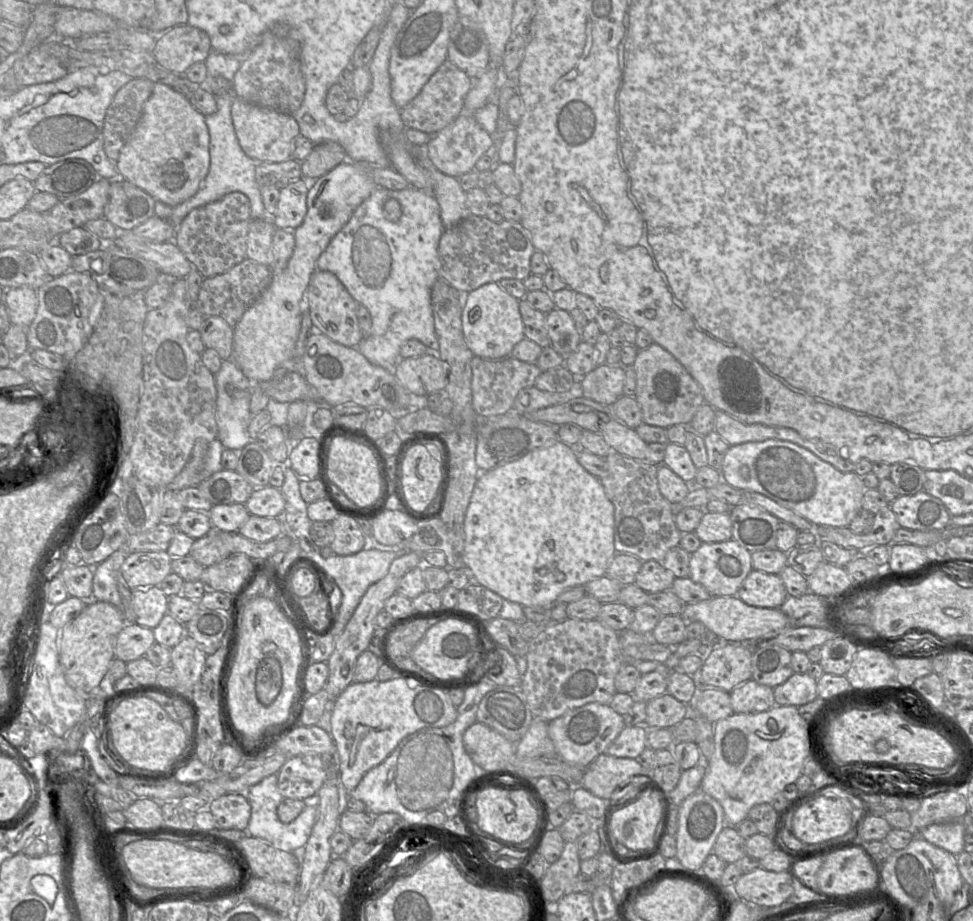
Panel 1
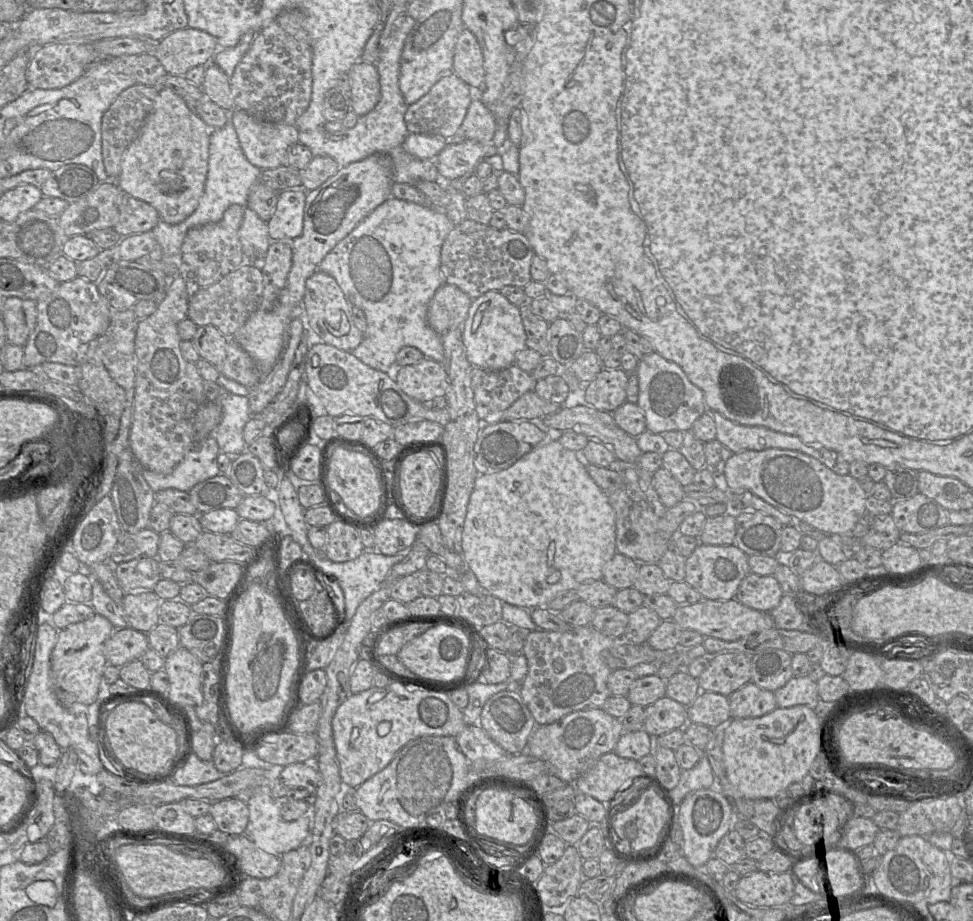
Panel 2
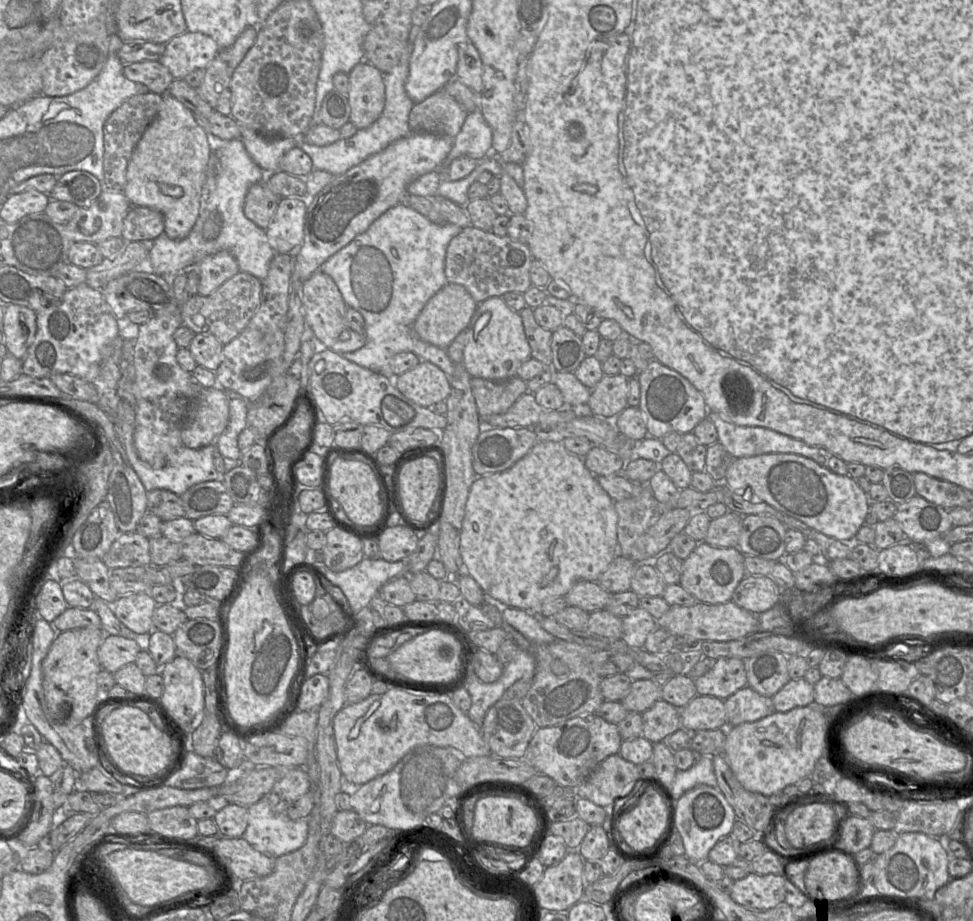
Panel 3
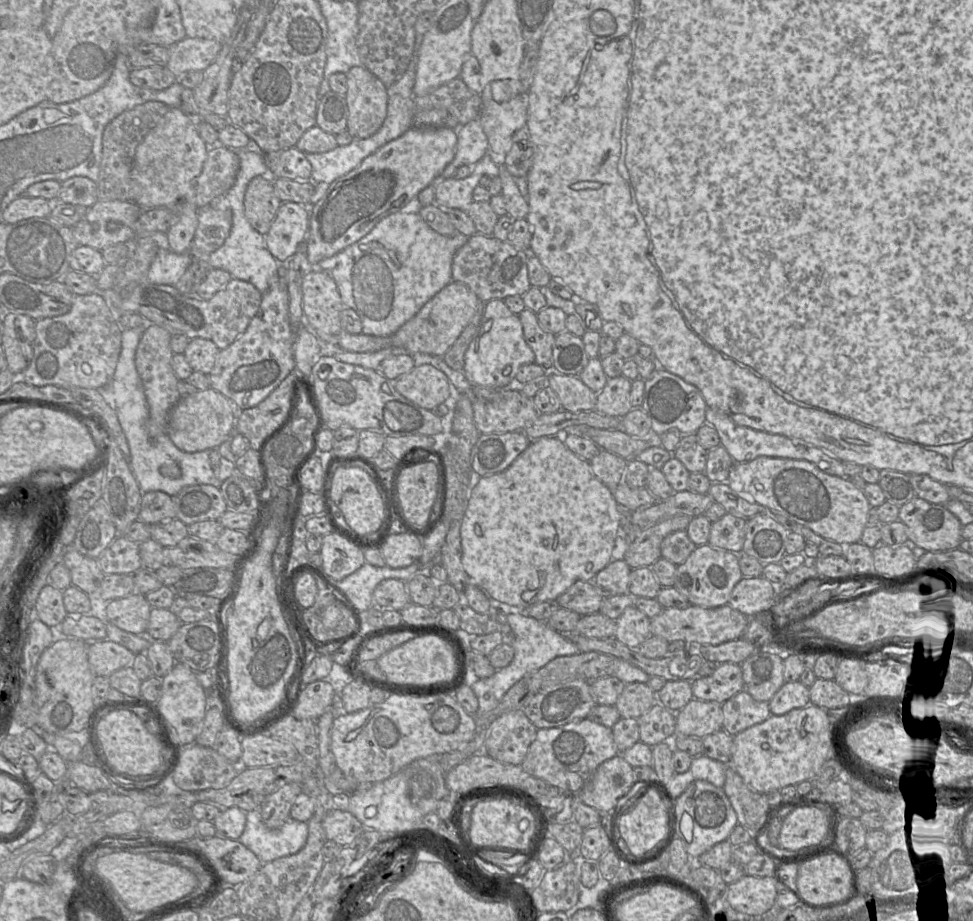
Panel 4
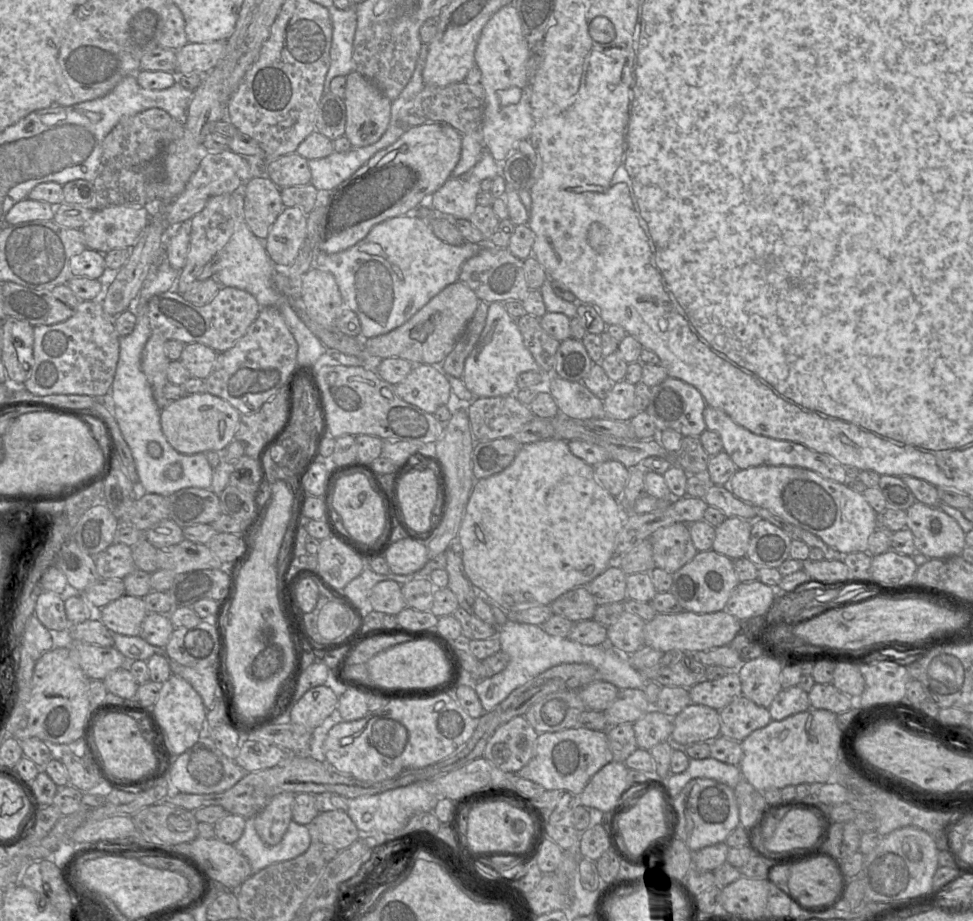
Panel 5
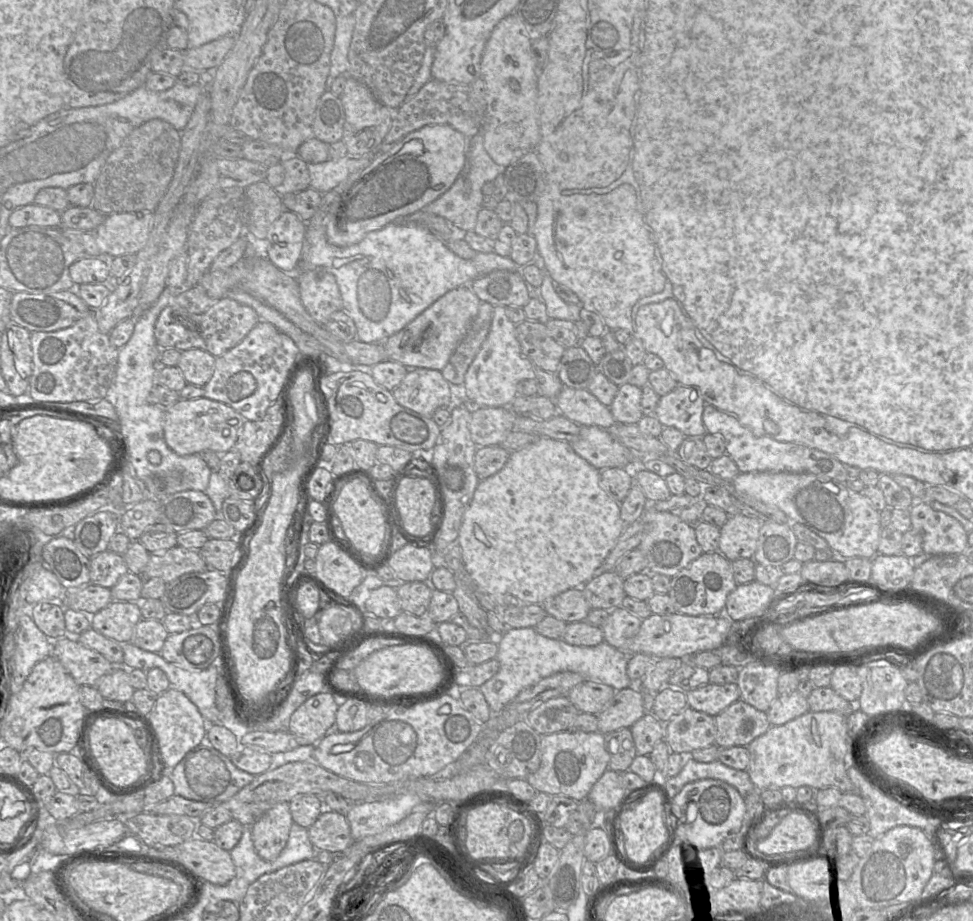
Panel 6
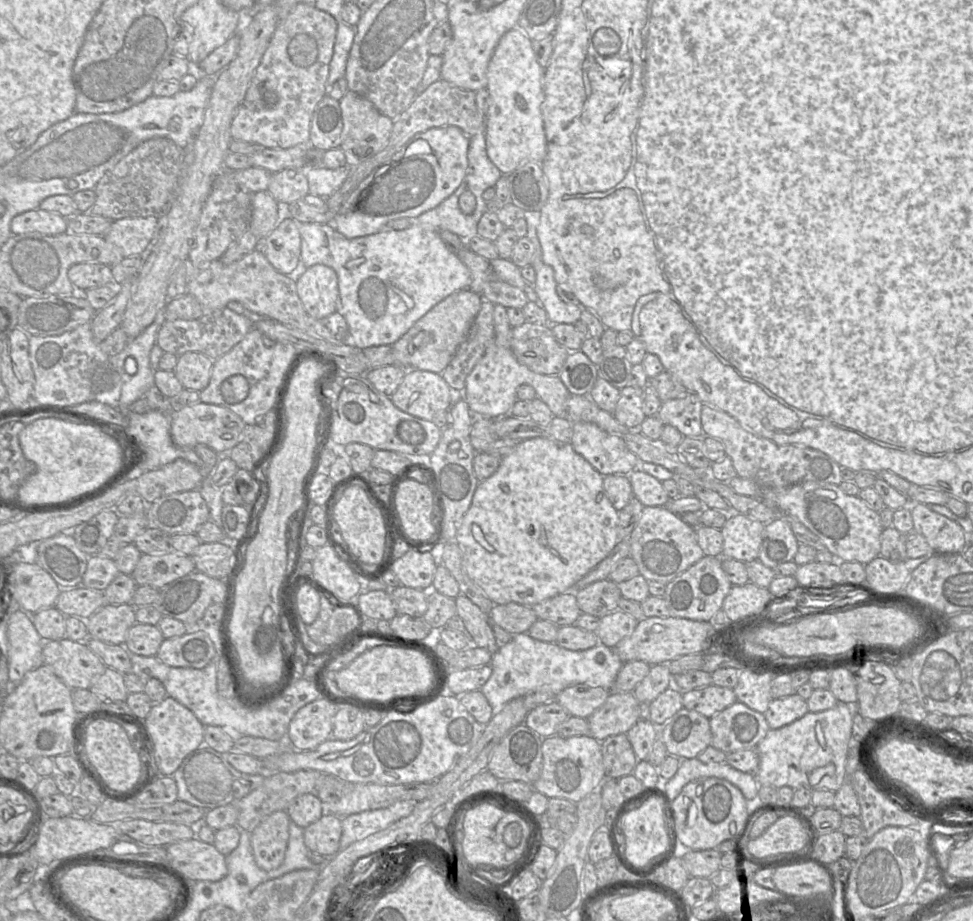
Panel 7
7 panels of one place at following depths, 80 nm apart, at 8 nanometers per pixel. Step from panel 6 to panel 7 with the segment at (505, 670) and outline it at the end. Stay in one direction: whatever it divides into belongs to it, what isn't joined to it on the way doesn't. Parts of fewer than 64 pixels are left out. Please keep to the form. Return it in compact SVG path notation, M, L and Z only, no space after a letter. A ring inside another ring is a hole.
M528 633L514 634L513 639L498 648L490 662L492 674L480 689L491 707L500 710L508 702L525 697L535 691L551 691L556 696L565 688L586 684L612 691L612 685L623 666L615 653L600 642L589 649L572 651L554 642L543 642L532 638ZM603 654L603 662L598 663L596 656Z

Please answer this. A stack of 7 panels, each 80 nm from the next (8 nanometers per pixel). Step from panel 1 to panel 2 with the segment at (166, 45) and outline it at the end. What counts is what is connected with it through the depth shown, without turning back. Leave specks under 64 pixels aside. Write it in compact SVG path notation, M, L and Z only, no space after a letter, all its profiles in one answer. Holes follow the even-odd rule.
M190 27L168 34L152 48L166 71L179 76L195 66L208 66L218 50L213 36Z

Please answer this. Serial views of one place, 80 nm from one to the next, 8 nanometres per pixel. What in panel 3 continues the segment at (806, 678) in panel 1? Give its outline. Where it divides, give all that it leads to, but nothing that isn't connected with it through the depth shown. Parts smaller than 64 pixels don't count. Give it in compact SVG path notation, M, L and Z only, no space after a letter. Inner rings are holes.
M804 677L790 679L773 697L774 710L786 712L796 707L814 705L814 685Z

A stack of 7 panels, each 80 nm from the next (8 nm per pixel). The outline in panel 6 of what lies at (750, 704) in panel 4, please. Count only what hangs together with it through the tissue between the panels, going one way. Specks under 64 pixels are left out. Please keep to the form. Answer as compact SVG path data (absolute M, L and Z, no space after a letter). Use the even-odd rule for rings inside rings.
M739 699L715 716L715 745L719 748L746 747L770 726L766 712Z

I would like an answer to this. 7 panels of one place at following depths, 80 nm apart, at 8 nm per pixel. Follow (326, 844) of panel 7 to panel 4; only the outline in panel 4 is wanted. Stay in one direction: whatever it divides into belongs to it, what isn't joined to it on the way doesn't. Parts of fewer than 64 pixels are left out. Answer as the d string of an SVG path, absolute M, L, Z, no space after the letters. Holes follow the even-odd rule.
M342 810L328 811L323 820L323 829L326 840L332 840L342 847L352 843L364 831L355 816Z

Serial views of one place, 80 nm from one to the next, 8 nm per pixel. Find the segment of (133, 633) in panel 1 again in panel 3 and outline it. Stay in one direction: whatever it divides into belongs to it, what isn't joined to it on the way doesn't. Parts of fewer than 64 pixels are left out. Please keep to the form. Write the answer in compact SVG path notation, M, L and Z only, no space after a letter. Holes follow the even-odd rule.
M106 635L98 649L98 659L102 669L114 674L123 666L135 663L144 642L118 635Z

